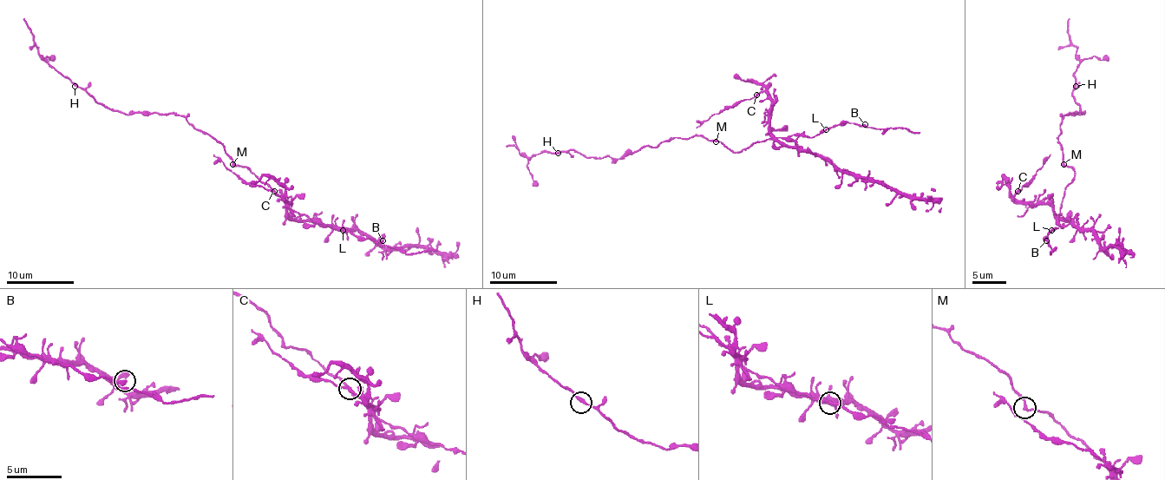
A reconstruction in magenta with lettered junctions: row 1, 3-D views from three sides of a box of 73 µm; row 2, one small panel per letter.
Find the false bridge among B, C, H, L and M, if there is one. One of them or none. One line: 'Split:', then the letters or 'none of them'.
Split: C

